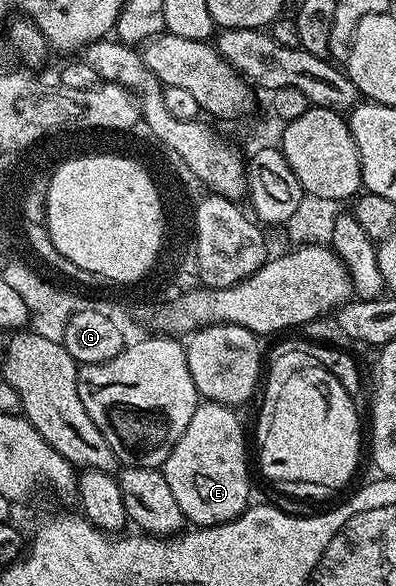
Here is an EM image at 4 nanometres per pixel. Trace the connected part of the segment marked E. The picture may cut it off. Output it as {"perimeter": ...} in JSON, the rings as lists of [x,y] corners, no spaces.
{"perimeter":[[[201,402],[194,413],[194,417],[190,417],[190,425],[186,425],[186,433],[182,433],[182,437],[178,437],[178,441],[174,445],[170,457],[166,457],[162,468],[166,485],[170,485],[170,493],[174,493],[174,501],[178,501],[178,509],[182,509],[185,520],[196,527],[213,527],[219,523],[237,519],[237,517],[244,514],[250,506],[250,500],[248,500],[248,459],[250,463],[250,455],[249,452],[248,455],[244,452],[244,427],[240,424],[239,417],[232,411],[235,410],[233,410],[231,406],[222,403]]]}

